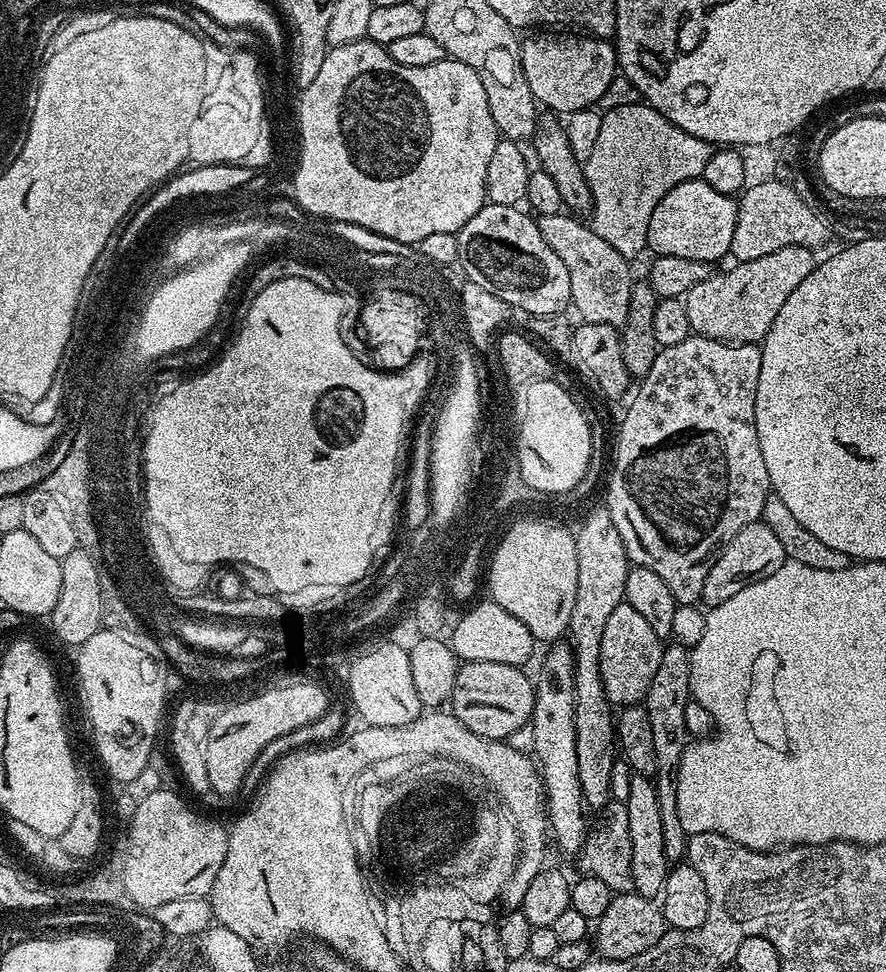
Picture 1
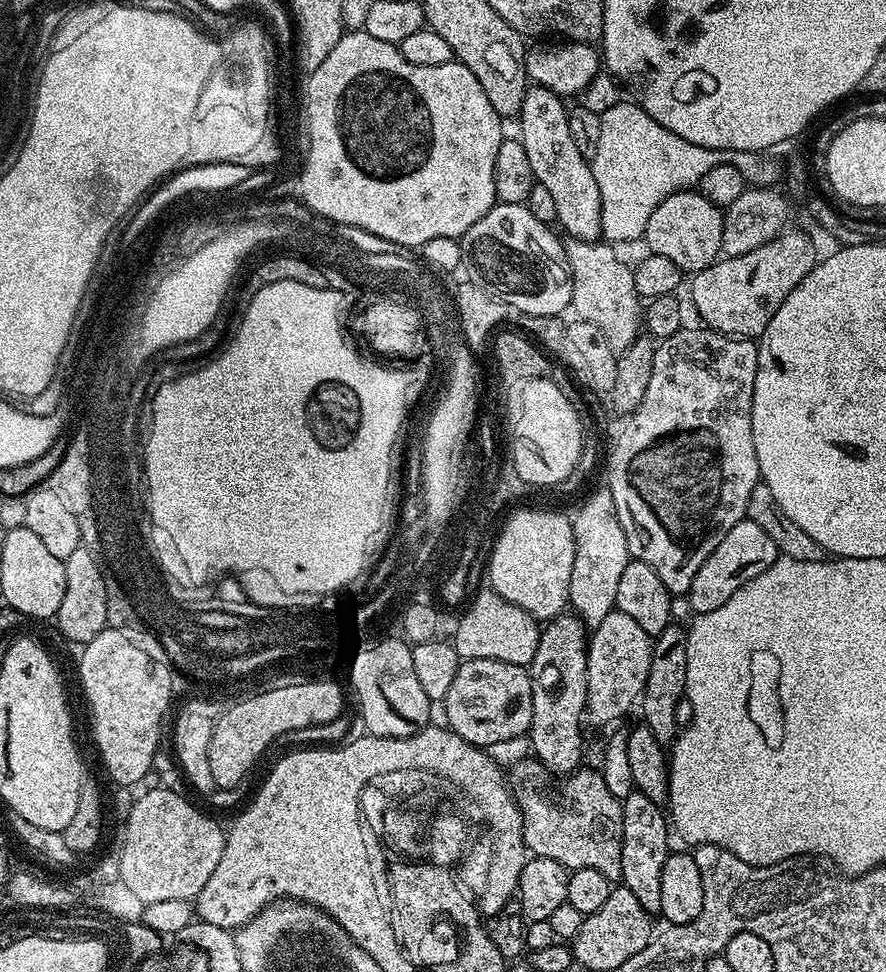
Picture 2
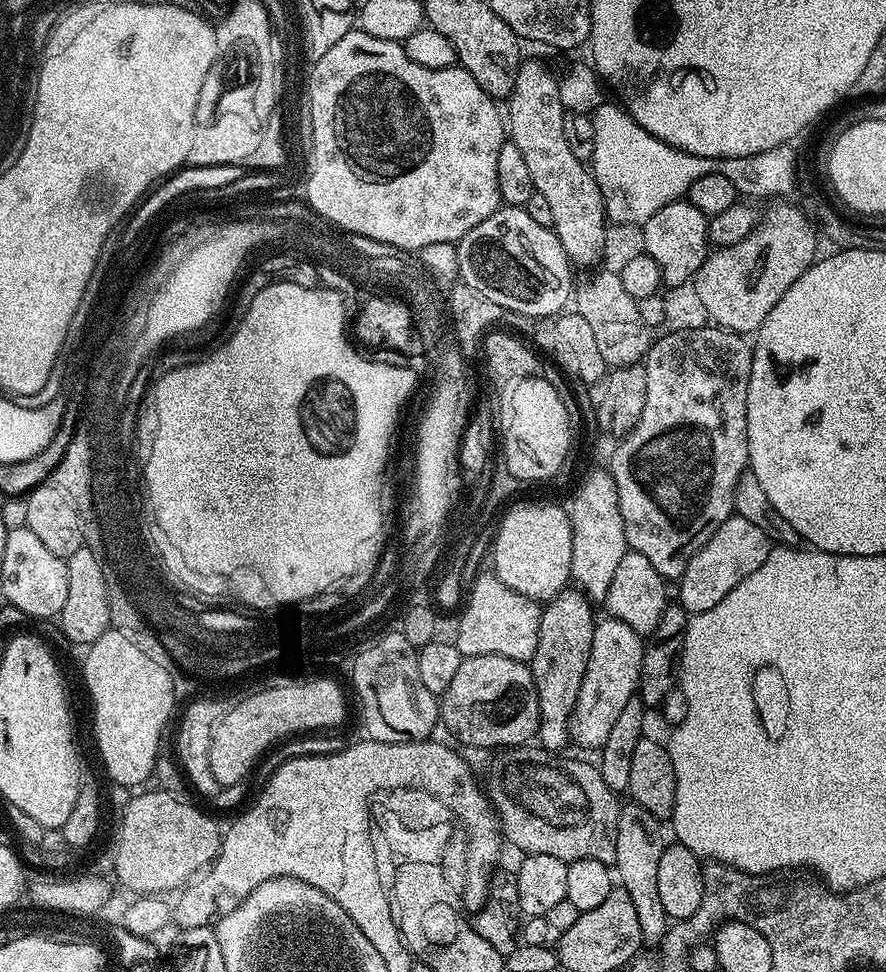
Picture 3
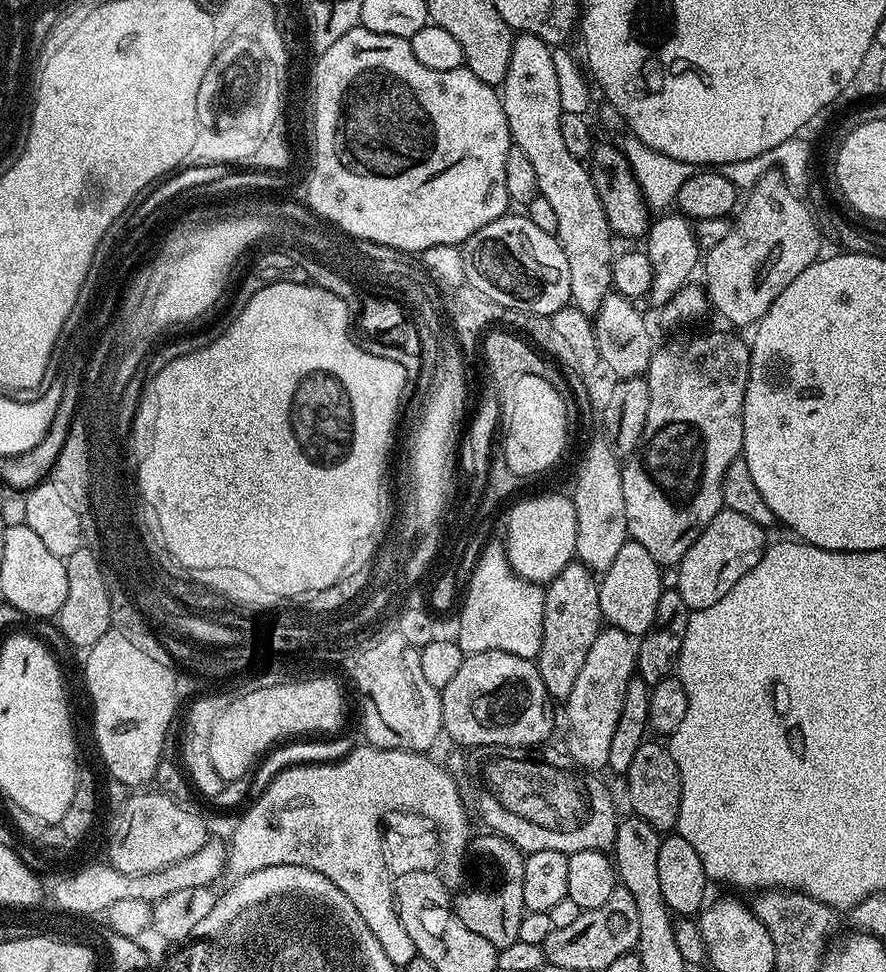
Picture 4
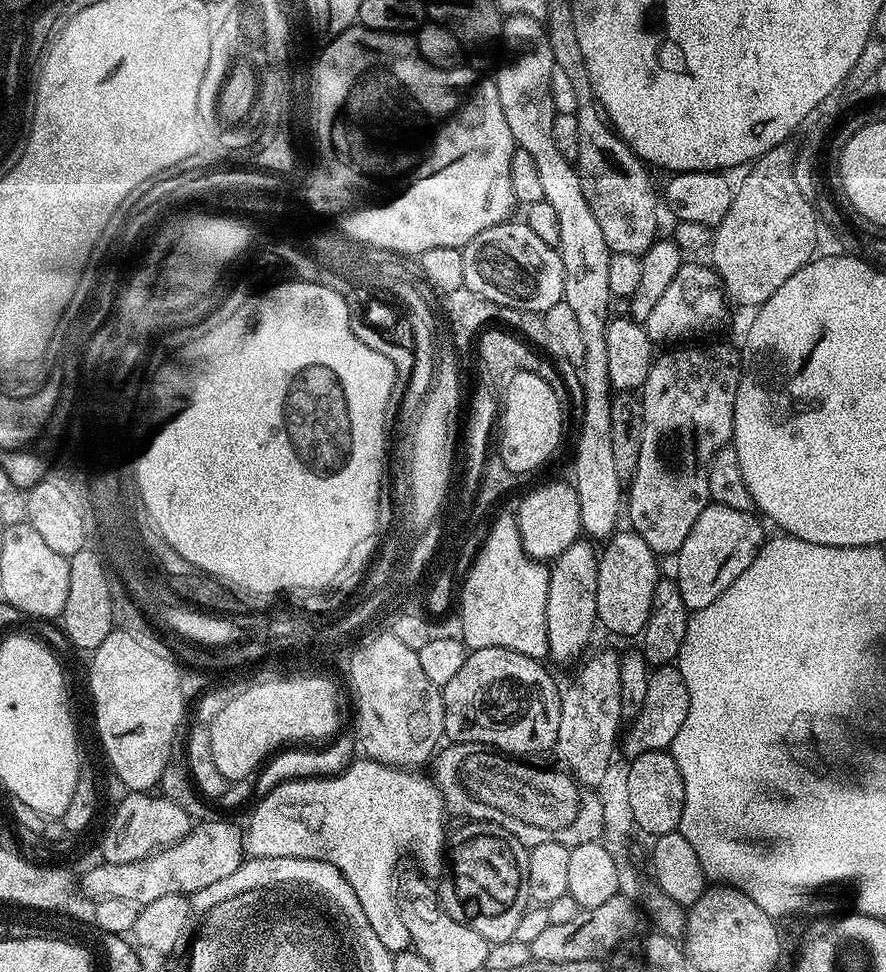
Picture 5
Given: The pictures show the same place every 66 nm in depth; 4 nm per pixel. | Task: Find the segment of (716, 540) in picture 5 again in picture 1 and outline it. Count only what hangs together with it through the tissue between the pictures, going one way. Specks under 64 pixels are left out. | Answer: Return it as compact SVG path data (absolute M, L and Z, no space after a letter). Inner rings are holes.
M763 522L748 524L738 530L731 542L716 553L706 574L700 600L706 602L708 608L717 608L719 604L726 602L726 598L738 594L742 586L750 586L750 582L762 582L762 578L770 578L770 574L774 574L774 570L778 570L778 566L782 566L785 559L782 542L778 542L778 537L774 530L770 530L770 526Z

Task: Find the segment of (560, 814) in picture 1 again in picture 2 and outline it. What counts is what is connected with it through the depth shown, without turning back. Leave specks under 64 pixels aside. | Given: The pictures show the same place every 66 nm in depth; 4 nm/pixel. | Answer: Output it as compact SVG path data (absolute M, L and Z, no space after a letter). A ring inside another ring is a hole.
M561 614L540 629L538 650L530 665L532 677L532 721L526 733L531 755L545 765L549 773L564 776L580 764L584 756L584 732L580 729L588 707L589 629L575 614Z

